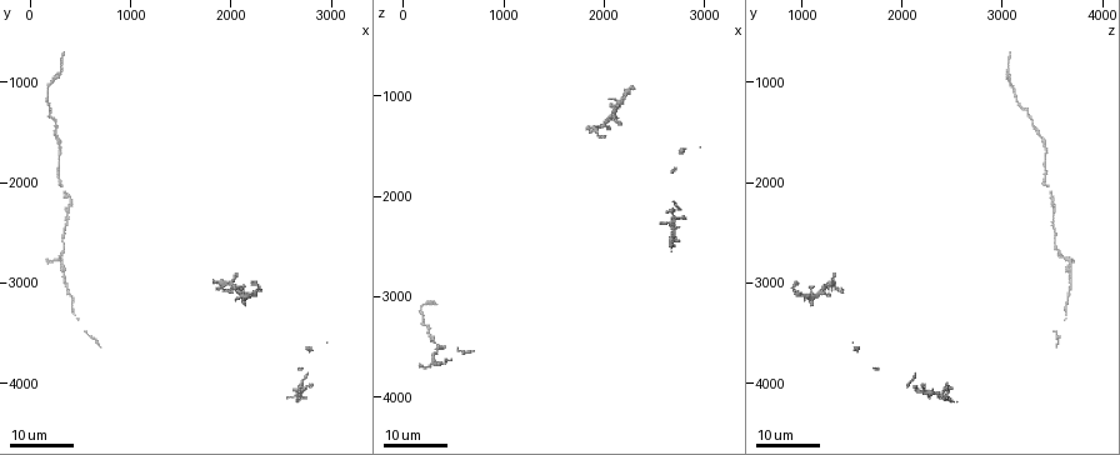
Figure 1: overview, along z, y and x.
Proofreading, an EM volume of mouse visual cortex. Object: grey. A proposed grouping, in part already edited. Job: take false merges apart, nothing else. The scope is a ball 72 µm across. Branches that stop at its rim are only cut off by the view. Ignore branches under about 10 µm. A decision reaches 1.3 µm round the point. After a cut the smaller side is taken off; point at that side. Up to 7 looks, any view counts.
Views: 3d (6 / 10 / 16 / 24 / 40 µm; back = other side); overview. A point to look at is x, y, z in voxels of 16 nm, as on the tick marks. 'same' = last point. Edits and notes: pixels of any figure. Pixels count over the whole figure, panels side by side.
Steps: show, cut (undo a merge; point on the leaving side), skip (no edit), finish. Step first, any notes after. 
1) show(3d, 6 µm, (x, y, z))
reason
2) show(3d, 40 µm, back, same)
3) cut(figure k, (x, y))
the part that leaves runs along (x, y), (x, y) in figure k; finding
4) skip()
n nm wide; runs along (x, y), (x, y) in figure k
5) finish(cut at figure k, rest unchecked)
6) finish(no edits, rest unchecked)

show(3d, 24 µm, (400, 2180, 3520))

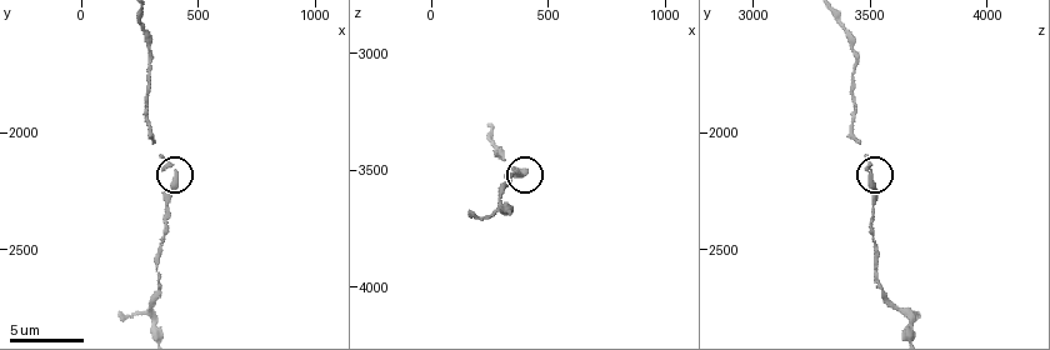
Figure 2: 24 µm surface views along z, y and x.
show(3d, 6 µm, (400, 2190, 3500))

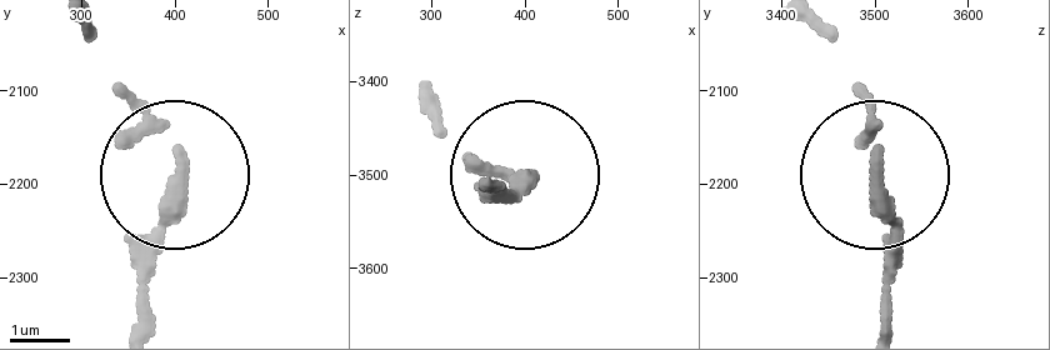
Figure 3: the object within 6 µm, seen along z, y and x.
skip()
runs along (883, 321), (883, 143), (838, 29) in figure 3; continuous, no second neuron

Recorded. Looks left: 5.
show(3d, 10 µm, (290, 1670, 3440))
calibre changes

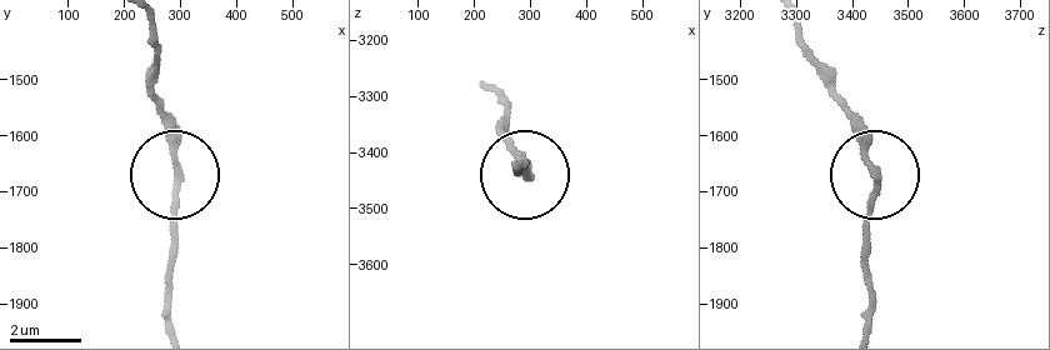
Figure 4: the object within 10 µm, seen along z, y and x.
skip()
runs along (868, 321), (868, 205), (876, 178), (865, 124), (831, 74) in figure 4; all the same neuron

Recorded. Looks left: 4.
show(3d, 24 µm, (1920, 3020, 1300))
calibre changes

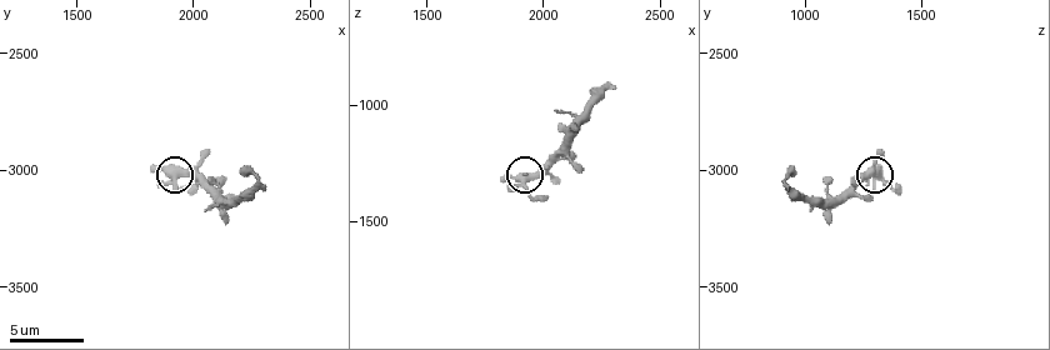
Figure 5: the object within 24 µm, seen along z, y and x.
show(3d, 6 µm, (1950, 3000, 1310))

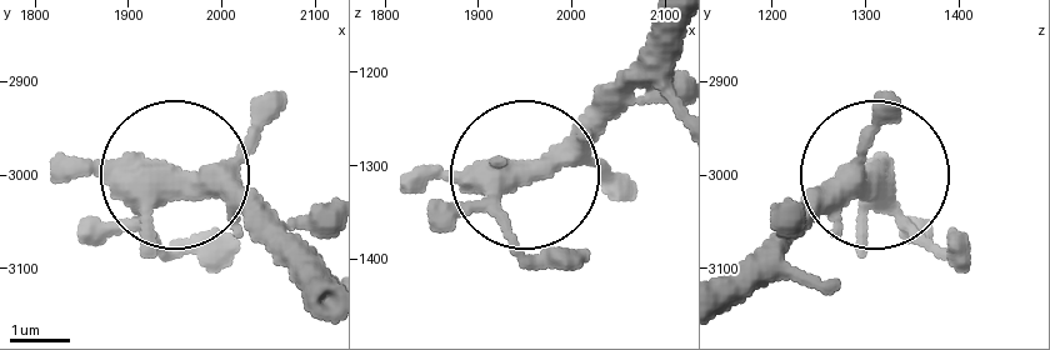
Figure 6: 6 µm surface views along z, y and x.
skip()
5 arms; continuous, no second neuron

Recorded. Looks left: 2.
finish(no edits, rest unchecked)

